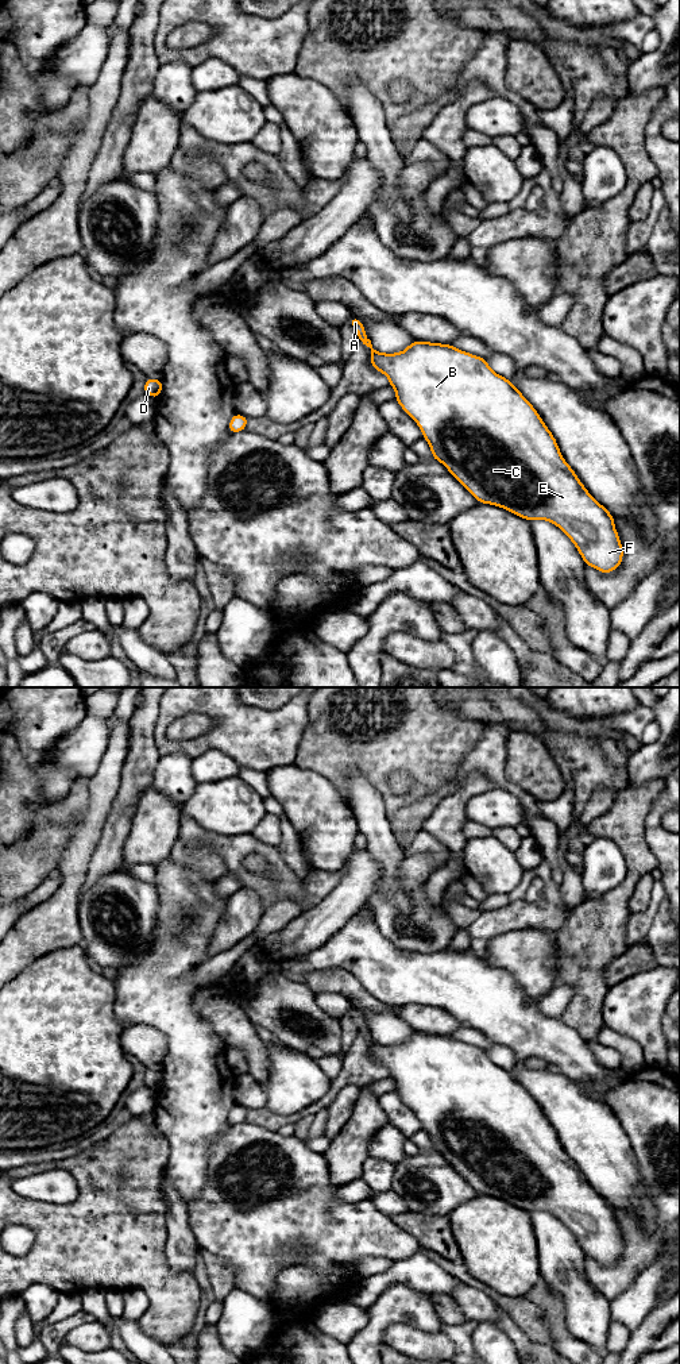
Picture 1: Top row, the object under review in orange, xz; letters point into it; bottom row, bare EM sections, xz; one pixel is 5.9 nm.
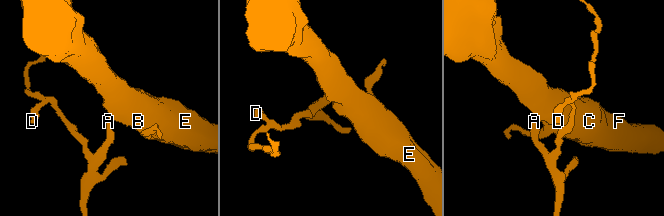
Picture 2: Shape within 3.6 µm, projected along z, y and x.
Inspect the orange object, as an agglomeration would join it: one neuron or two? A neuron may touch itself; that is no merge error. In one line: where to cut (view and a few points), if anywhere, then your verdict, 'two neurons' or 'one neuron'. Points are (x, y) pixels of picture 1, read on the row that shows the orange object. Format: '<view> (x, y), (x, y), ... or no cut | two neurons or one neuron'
no cut | one neuron

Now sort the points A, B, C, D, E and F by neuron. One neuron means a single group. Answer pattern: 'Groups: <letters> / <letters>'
Groups: A B C D E F

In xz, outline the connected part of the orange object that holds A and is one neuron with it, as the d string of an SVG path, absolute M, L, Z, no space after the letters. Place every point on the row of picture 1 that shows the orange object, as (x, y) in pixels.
M355 316L348 321L358 332L358 342L371 348L371 366L389 378L389 385L395 390L395 401L420 427L422 439L430 447L432 459L441 462L479 504L499 506L528 521L550 521L569 537L587 567L599 573L610 574L621 566L623 548L614 516L584 488L563 458L553 434L511 379L497 374L484 358L452 344L412 340L401 352L379 352L372 348L364 324Z

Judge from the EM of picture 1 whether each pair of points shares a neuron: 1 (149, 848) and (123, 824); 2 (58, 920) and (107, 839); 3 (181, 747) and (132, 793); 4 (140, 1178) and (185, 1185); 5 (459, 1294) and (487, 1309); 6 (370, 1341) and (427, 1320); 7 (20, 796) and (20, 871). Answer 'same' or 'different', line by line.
1: different
2: same
3: different
4: different
5: same
6: same
7: different

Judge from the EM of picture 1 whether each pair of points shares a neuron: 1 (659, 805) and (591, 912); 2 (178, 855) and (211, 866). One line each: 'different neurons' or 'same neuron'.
1: different neurons
2: same neuron

